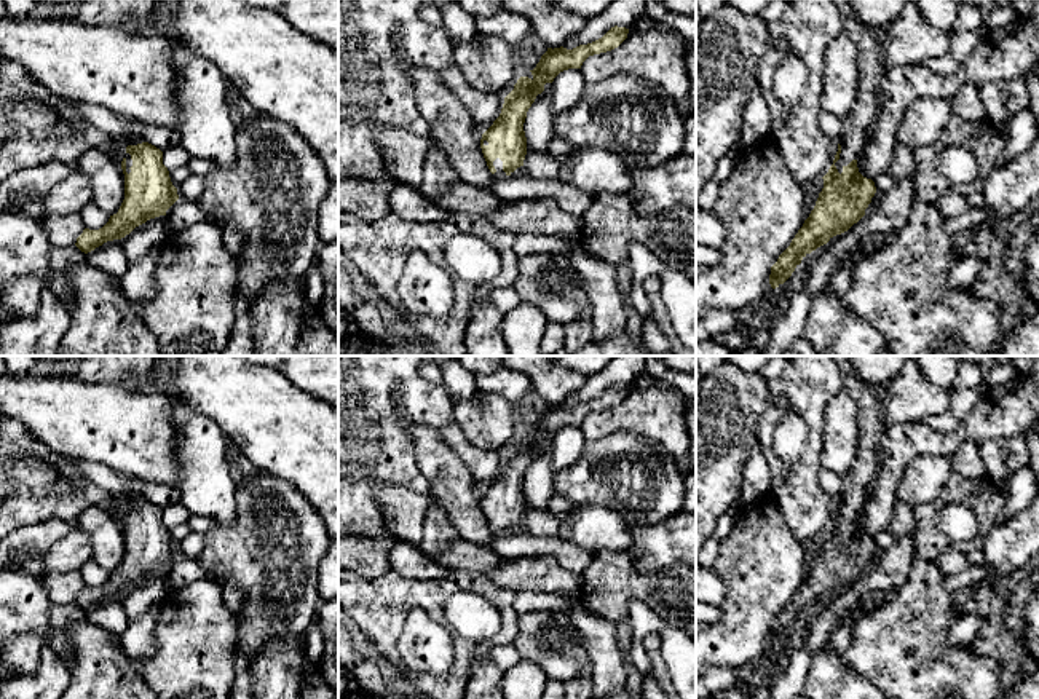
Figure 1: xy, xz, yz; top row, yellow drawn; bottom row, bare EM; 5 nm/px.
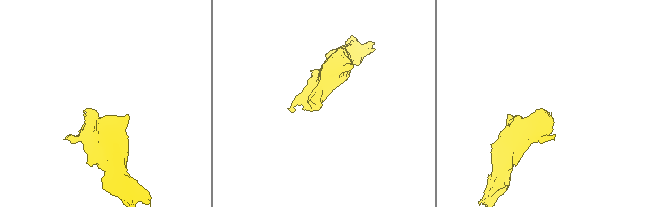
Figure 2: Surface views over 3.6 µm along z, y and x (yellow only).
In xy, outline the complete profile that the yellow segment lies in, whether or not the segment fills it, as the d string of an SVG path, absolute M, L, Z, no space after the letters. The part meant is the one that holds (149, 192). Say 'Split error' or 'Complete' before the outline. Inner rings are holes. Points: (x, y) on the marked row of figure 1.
Split error. M139 134L124 137L124 144L126 156L121 161L124 199L102 228L85 228L77 238L75 246L85 254L107 241L124 238L150 219L166 215L179 199L177 188L163 164L163 152Z

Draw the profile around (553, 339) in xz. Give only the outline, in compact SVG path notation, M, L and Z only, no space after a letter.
M547 322L541 338L541 354L552 356L554 353L563 350L565 342L565 326L557 322Z

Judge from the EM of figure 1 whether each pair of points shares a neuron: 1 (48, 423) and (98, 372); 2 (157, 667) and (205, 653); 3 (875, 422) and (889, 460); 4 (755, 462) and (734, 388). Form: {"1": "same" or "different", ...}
{"1": "different", "2": "same", "3": "different", "4": "different"}

